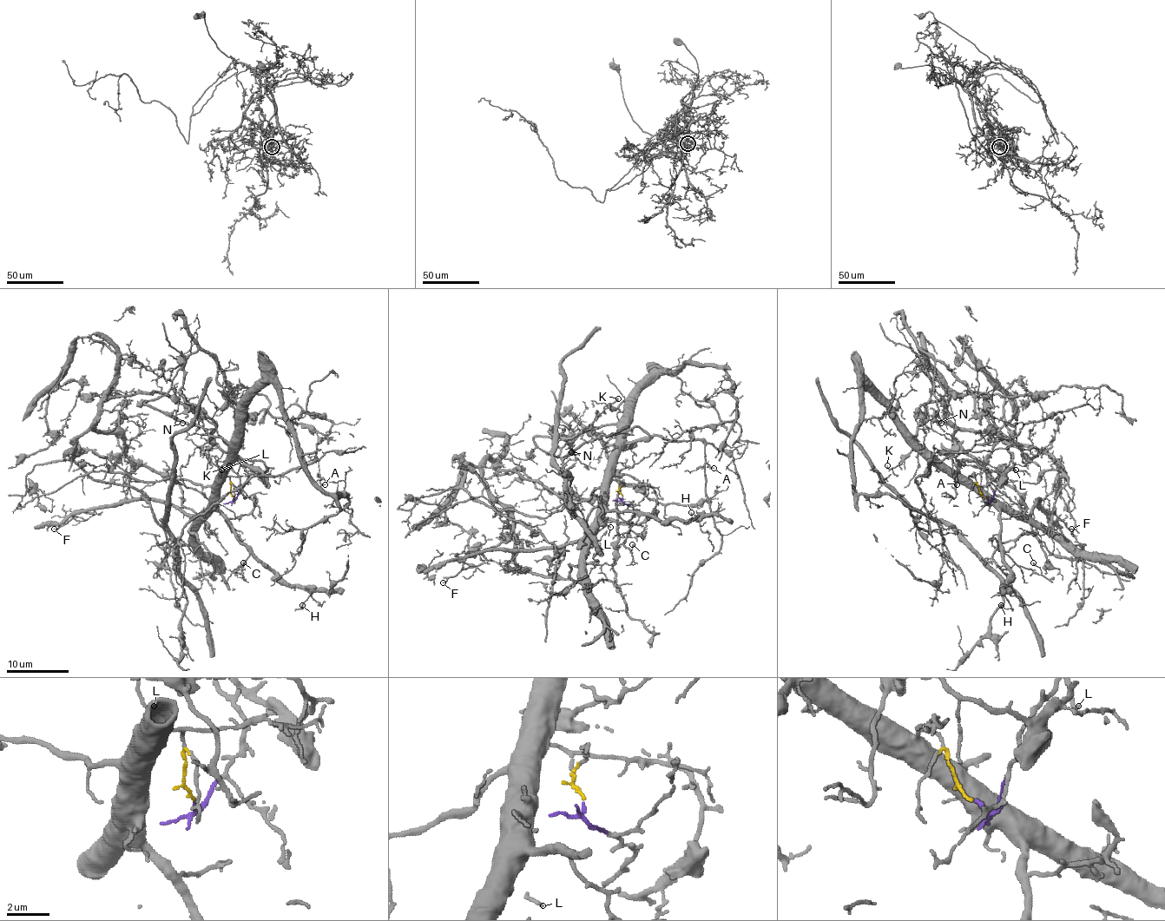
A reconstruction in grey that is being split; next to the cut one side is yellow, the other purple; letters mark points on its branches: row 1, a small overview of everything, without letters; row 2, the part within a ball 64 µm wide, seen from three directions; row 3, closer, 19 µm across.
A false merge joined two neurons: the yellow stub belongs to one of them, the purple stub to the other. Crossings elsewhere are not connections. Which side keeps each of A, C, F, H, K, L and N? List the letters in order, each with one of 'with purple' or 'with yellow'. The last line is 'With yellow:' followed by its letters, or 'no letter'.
A: with yellow
C: with yellow
F: with yellow
H: with yellow
K: with yellow
L: with purple
N: with yellow
With yellow: A, C, F, H, K, N

